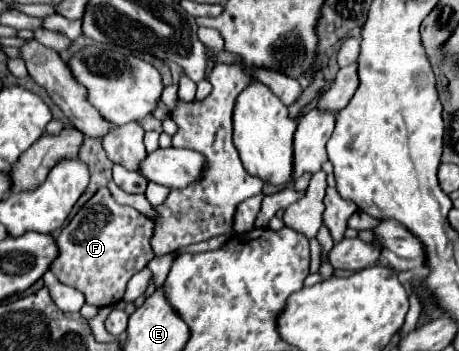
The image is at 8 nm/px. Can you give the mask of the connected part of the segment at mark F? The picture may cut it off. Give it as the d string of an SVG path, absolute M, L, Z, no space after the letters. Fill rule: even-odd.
M94 195L64 227L56 239L60 257L52 263L50 271L60 283L70 285L84 293L86 303L106 307L124 297L128 279L146 267L154 257L150 247L152 221L132 207L106 203L106 195Z

